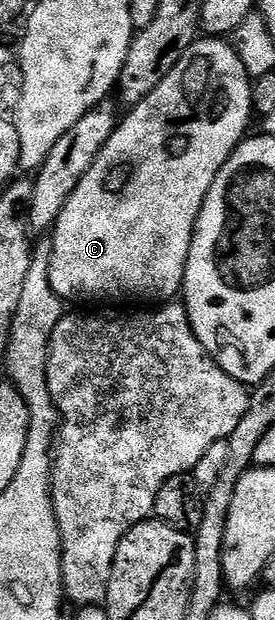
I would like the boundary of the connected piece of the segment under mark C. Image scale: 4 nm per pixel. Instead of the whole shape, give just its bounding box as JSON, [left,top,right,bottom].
[50,38,254,306]

